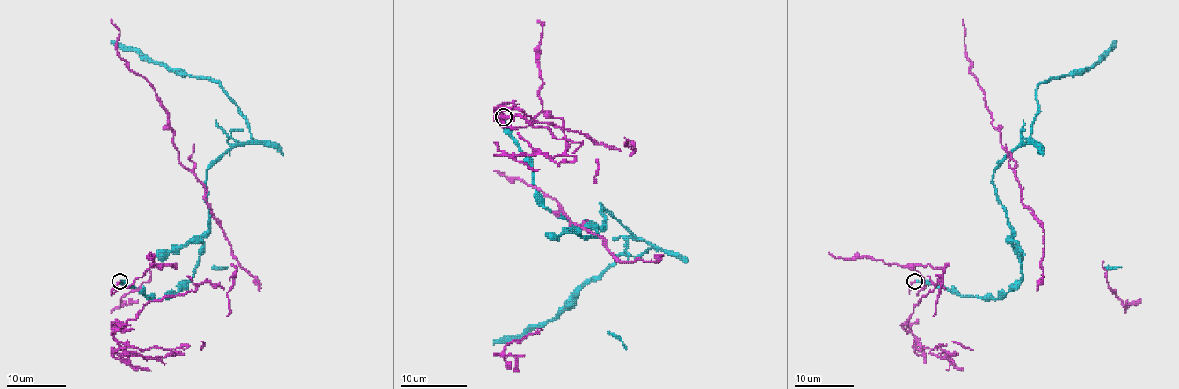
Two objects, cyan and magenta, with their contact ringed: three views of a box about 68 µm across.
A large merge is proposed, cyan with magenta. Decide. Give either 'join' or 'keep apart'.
keep apart

